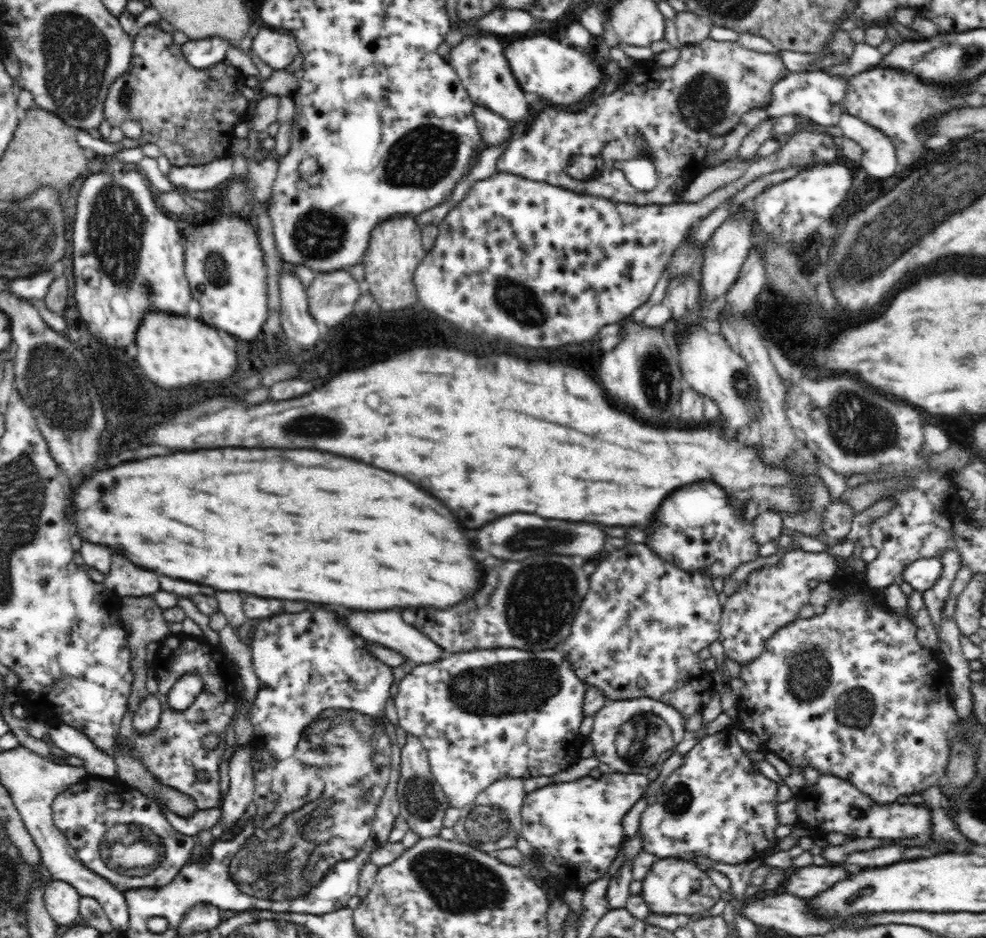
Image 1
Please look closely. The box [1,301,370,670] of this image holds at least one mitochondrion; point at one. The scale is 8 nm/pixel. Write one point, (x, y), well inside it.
(52, 379)

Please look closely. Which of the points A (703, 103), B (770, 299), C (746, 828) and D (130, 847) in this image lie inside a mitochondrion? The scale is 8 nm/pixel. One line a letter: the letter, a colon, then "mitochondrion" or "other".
A: mitochondrion
B: mitochondrion
C: other
D: mitochondrion

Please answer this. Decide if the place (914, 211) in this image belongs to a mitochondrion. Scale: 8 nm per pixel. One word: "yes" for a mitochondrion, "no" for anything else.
yes

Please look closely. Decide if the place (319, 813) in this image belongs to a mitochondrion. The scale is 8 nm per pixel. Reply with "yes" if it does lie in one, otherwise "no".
yes

